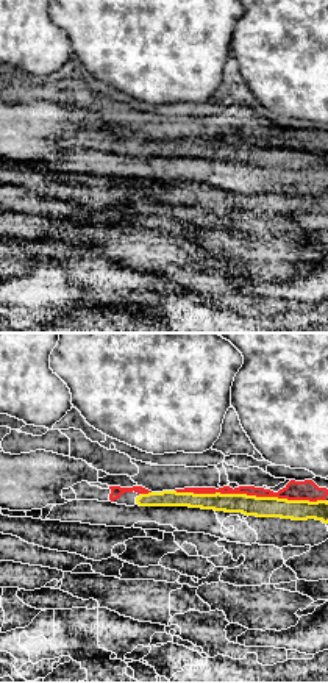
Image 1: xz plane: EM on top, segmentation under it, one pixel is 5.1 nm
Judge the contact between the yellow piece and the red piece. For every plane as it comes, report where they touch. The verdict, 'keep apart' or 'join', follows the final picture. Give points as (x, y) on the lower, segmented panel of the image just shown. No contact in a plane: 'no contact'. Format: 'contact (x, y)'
contact (250, 496)

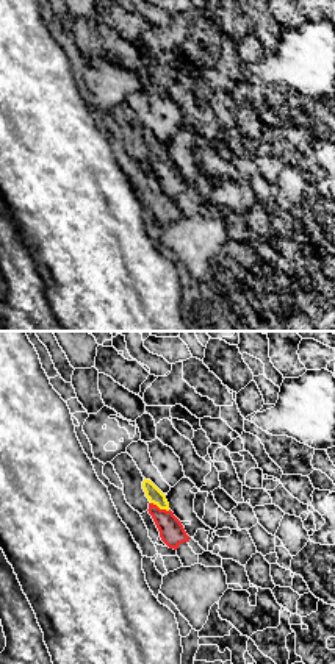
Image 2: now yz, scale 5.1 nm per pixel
contact (160, 508)

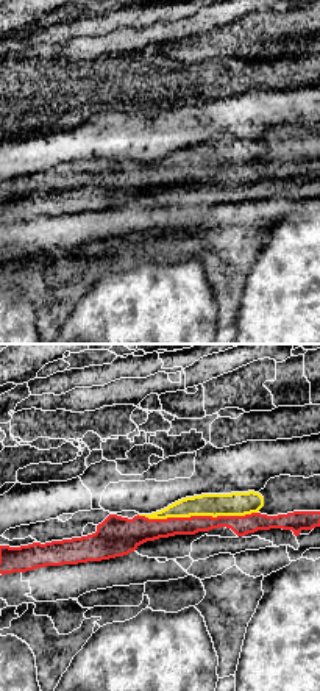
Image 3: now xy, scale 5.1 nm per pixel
contact (197, 515)

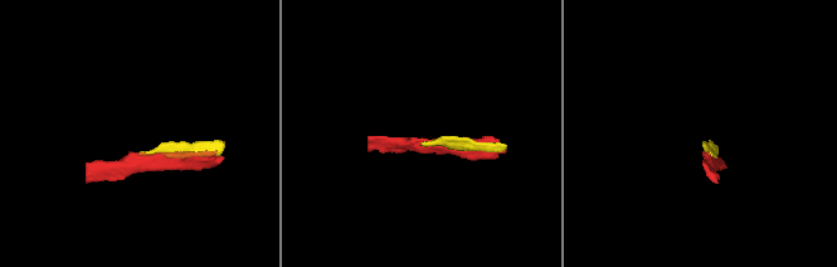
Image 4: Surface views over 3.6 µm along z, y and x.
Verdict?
join

